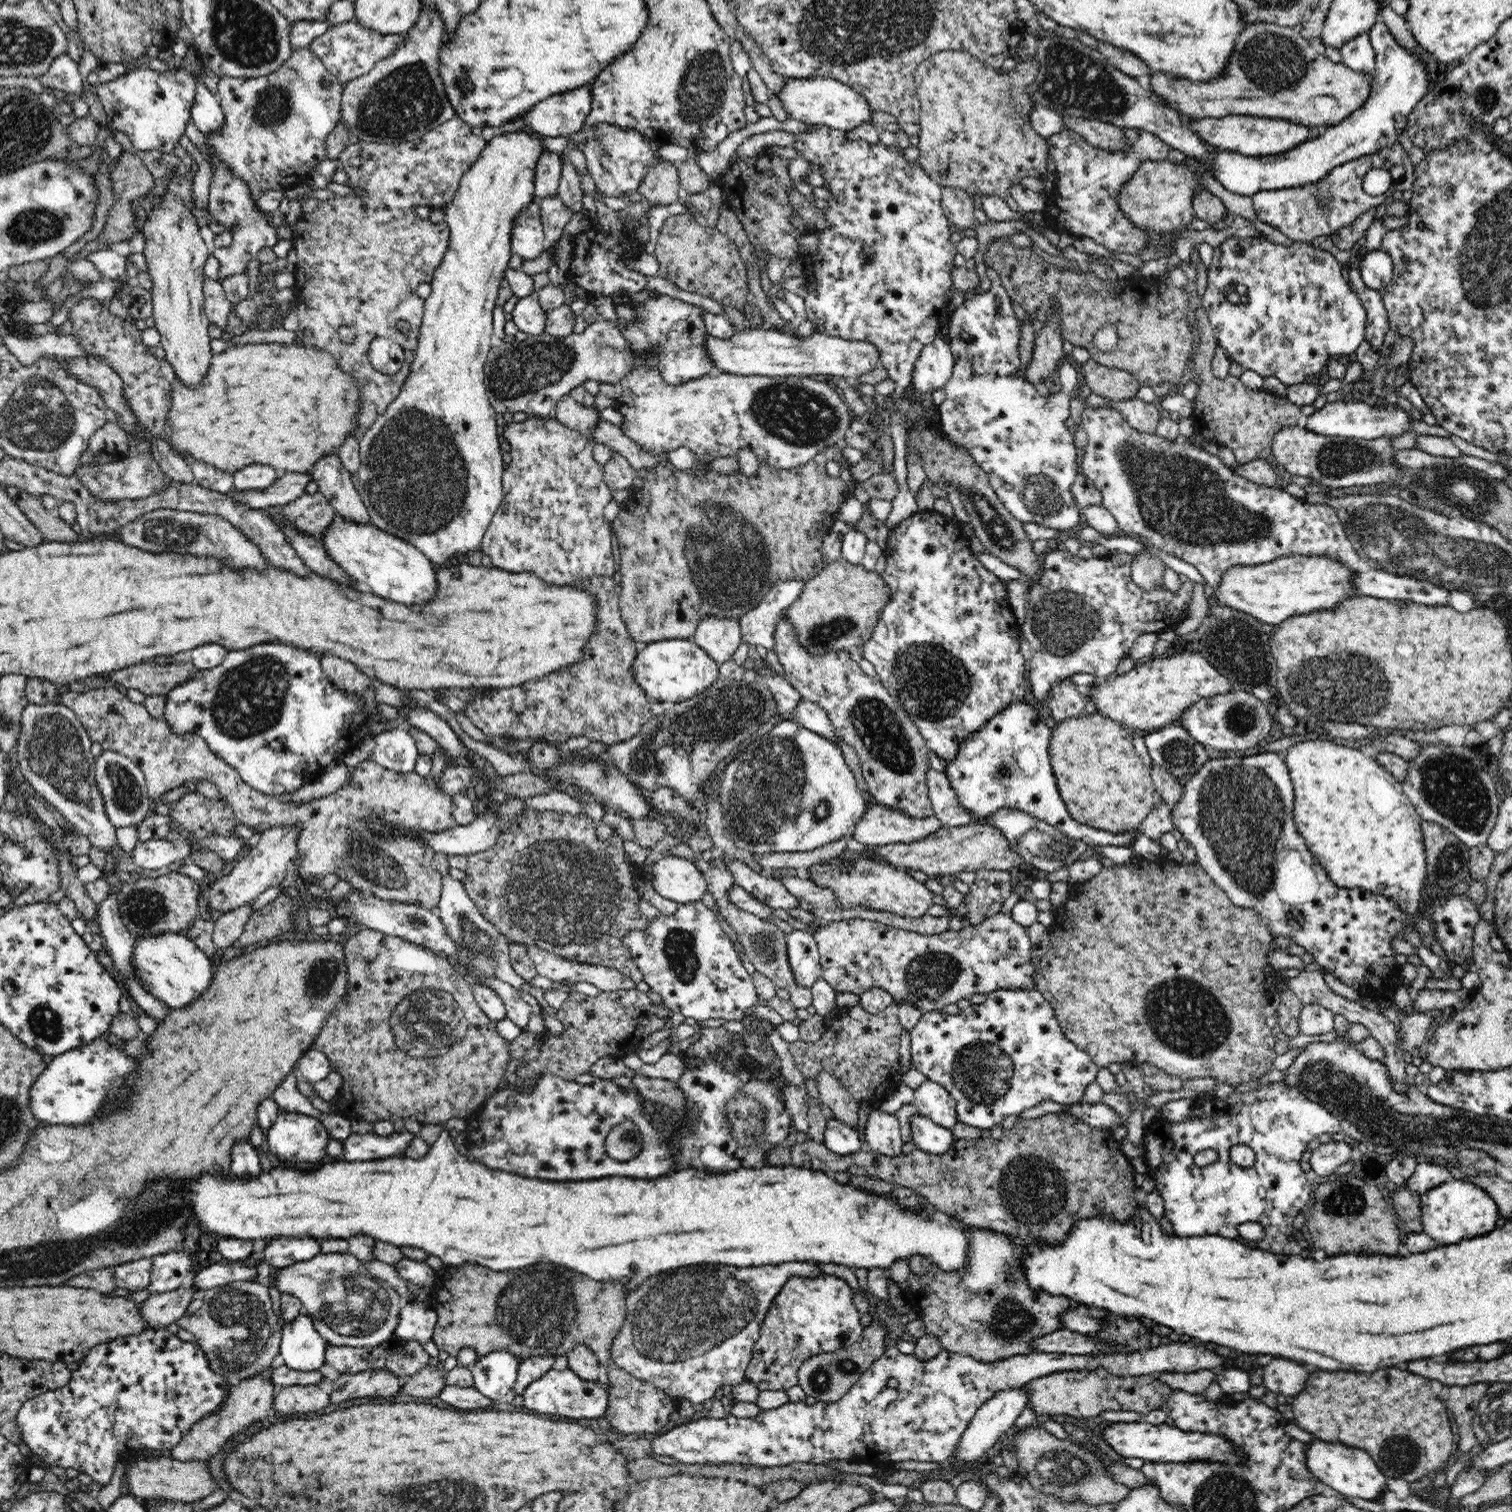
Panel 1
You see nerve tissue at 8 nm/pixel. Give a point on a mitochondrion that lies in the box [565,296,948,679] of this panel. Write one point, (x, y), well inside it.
(730, 559)

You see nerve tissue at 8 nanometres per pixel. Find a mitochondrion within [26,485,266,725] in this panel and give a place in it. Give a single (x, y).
(163, 533)

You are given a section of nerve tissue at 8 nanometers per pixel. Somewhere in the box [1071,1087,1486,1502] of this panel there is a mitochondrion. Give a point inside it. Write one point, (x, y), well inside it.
(1398, 1454)

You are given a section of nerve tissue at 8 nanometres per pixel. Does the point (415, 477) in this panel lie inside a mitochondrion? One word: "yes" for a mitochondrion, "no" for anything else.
yes

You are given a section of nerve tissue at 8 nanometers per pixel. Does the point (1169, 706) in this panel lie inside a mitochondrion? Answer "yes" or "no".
no

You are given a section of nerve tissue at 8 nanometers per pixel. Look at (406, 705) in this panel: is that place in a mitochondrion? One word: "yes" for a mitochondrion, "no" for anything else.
no

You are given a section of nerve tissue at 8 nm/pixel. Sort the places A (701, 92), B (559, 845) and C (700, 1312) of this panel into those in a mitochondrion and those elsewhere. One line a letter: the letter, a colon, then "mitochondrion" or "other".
A: mitochondrion
B: mitochondrion
C: mitochondrion

